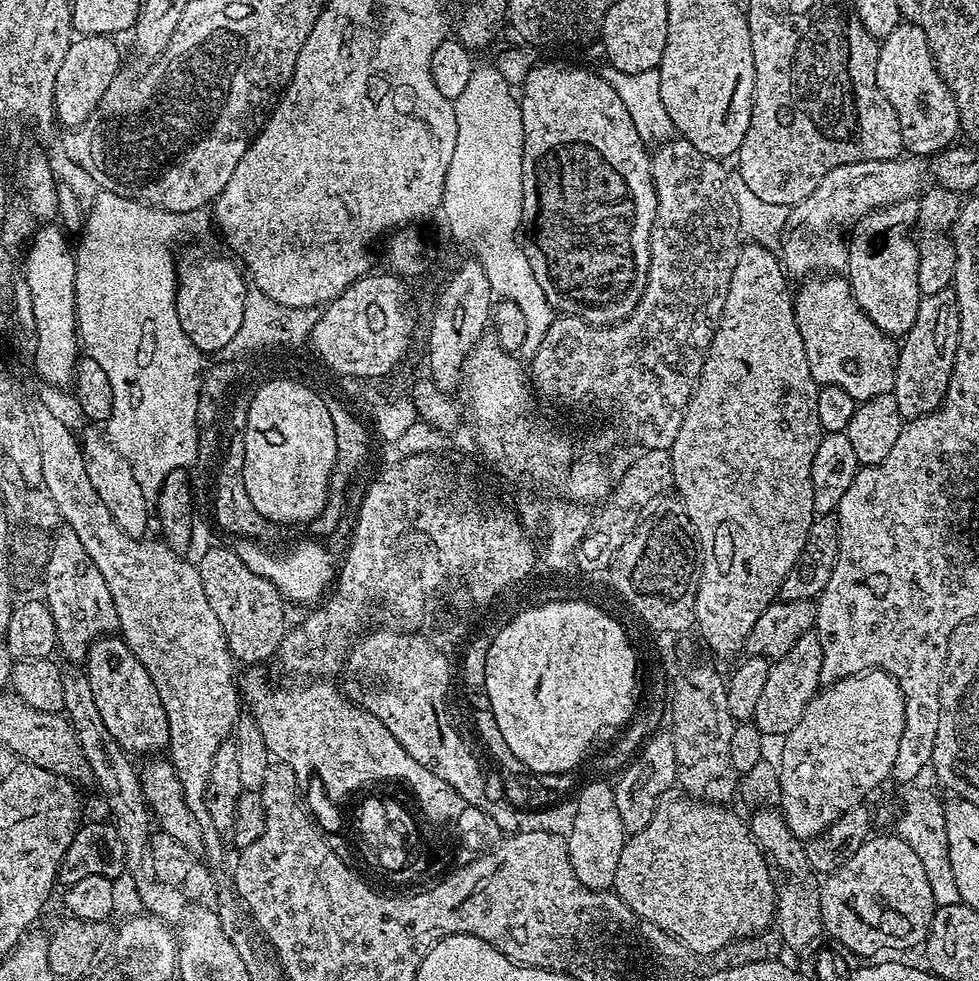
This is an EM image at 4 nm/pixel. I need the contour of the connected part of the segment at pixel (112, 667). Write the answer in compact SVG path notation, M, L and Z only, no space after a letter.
M109 634L100 637L92 643L88 651L86 671L90 682L90 691L94 694L94 703L98 705L98 714L102 714L102 722L106 722L106 730L129 754L136 752L152 752L148 754L160 754L168 748L170 730L168 729L168 715L162 706L162 698L158 698L158 690L146 674L146 666L138 662L138 658L130 650L130 646L124 643L119 635Z

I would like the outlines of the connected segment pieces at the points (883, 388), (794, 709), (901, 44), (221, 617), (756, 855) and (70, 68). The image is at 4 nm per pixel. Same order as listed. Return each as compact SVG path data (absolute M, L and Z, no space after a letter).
M828 274L823 278L808 278L794 292L796 321L802 334L802 346L806 346L806 362L810 362L810 374L816 379L817 385L838 386L850 394L857 402L870 398L878 398L882 394L892 392L896 381L896 363L900 357L897 341L887 336L858 306L847 279L840 274Z
M815 631L802 634L786 654L771 661L766 674L766 686L758 701L751 718L751 723L758 726L758 730L765 738L783 738L788 735L794 726L798 726L798 718L806 714L806 706L816 696L822 687L820 675L822 674L822 642Z
M902 22L879 41L879 46L876 67L878 86L886 102L894 106L894 114L898 114L904 147L913 157L931 158L949 147L961 131L954 94L936 69L930 42L926 42L926 34L922 34L916 24Z
M228 546L206 549L198 559L198 567L202 574L202 590L206 590L206 598L226 634L233 657L241 665L248 664L244 666L260 666L263 660L271 656L273 659L279 653L286 631L286 600L279 590L266 578L251 571Z
M669 795L661 800L654 810L654 818L650 818L650 822L646 822L646 830L633 832L625 839L622 846L622 858L618 858L618 874L614 874L612 888L616 895L622 898L622 902L626 902L626 906L630 906L630 910L634 910L634 914L638 914L641 920L644 922L654 922L654 926L666 930L674 938L681 940L697 957L712 956L715 952L722 951L731 940L740 940L743 936L752 936L755 932L764 932L767 928L770 928L776 911L774 872L770 867L770 861L764 849L752 837L745 817L743 820L738 813L731 812L731 807L723 804L710 804L706 800L697 800L695 796L679 795Z
M80 36L73 39L70 50L66 50L66 58L62 58L62 66L58 70L58 82L54 82L54 102L56 103L56 119L65 129L77 128L98 106L102 94L106 94L106 86L114 82L114 78L121 71L120 48L117 41L110 36Z

